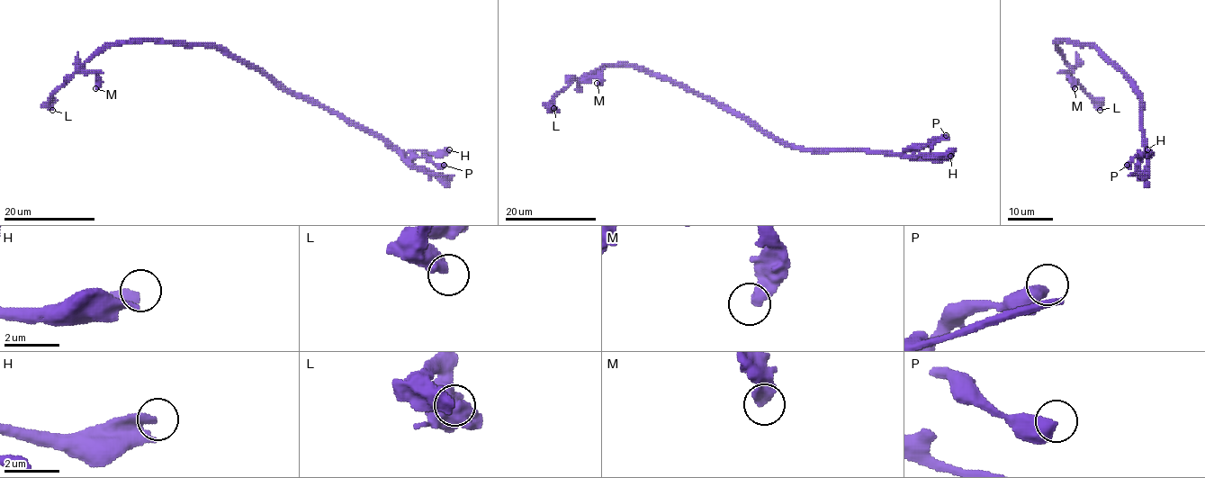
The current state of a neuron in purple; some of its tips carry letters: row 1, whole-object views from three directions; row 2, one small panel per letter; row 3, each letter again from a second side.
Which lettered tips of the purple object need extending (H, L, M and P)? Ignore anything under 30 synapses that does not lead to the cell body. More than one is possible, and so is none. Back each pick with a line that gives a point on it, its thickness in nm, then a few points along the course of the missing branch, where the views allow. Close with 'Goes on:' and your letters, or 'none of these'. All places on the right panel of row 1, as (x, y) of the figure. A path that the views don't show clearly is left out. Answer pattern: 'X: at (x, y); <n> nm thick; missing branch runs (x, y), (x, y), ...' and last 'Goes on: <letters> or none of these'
Goes on: none of these

